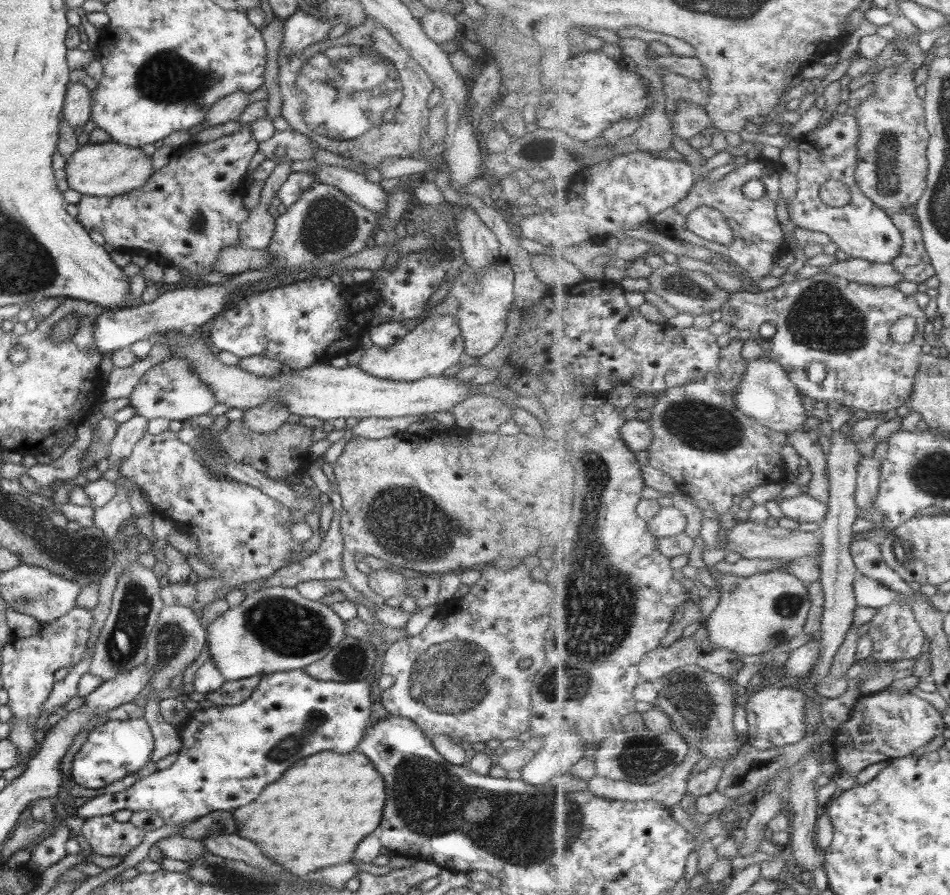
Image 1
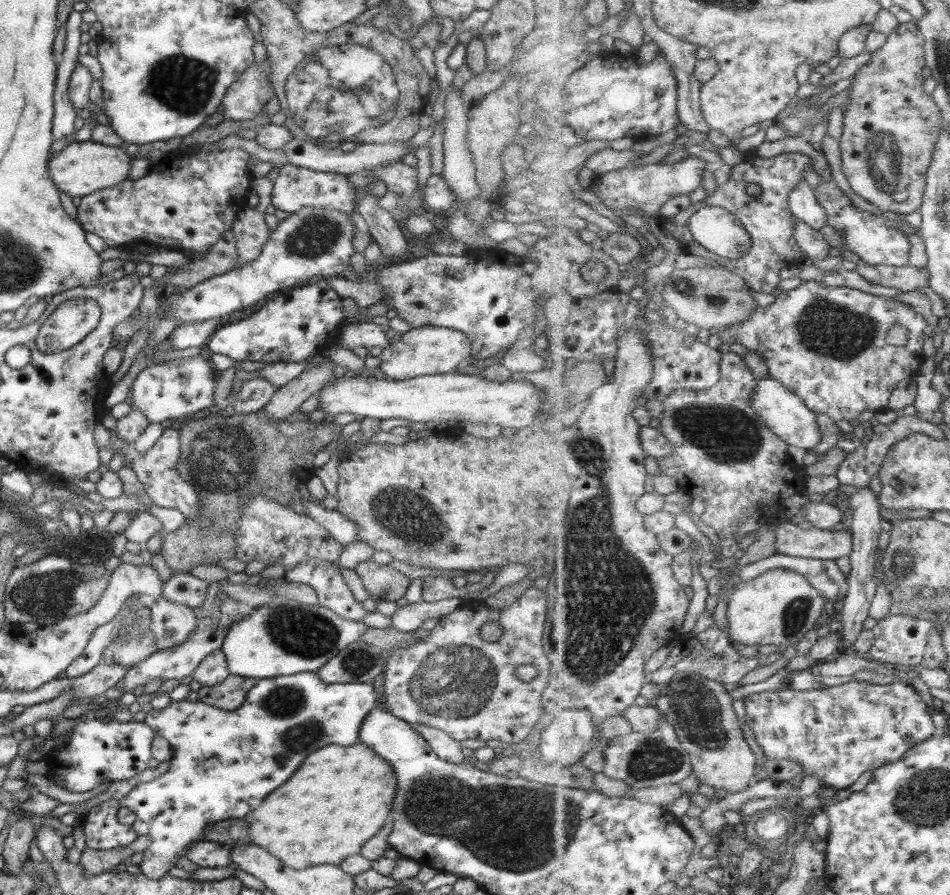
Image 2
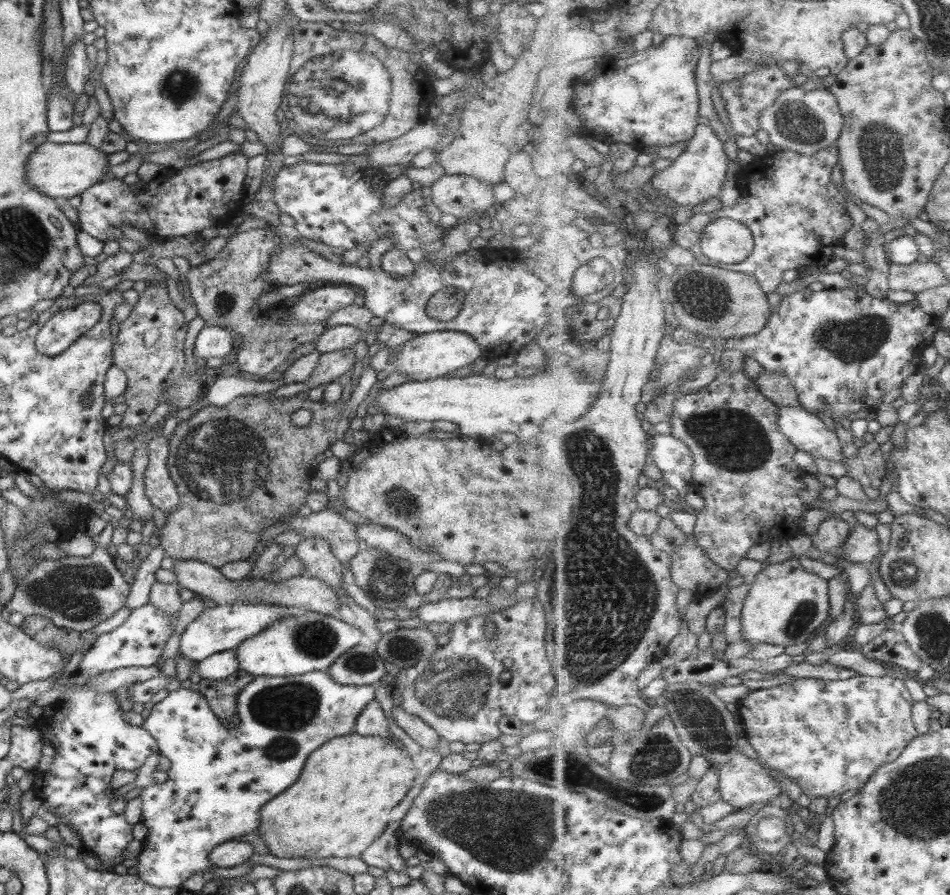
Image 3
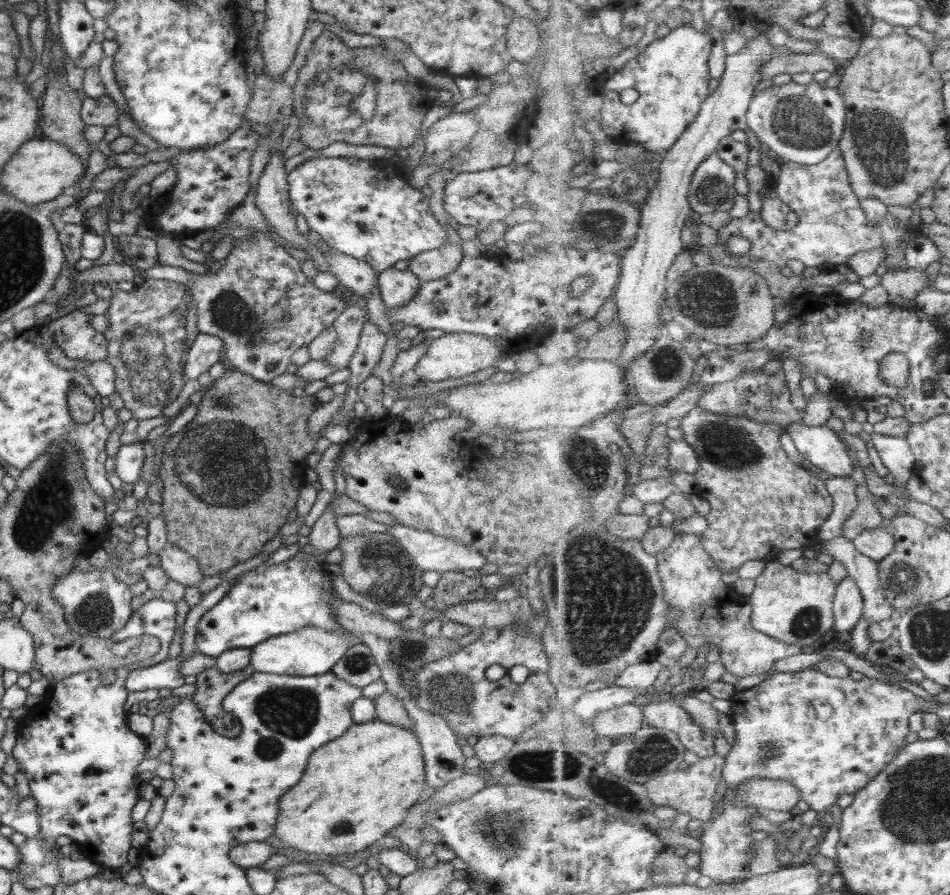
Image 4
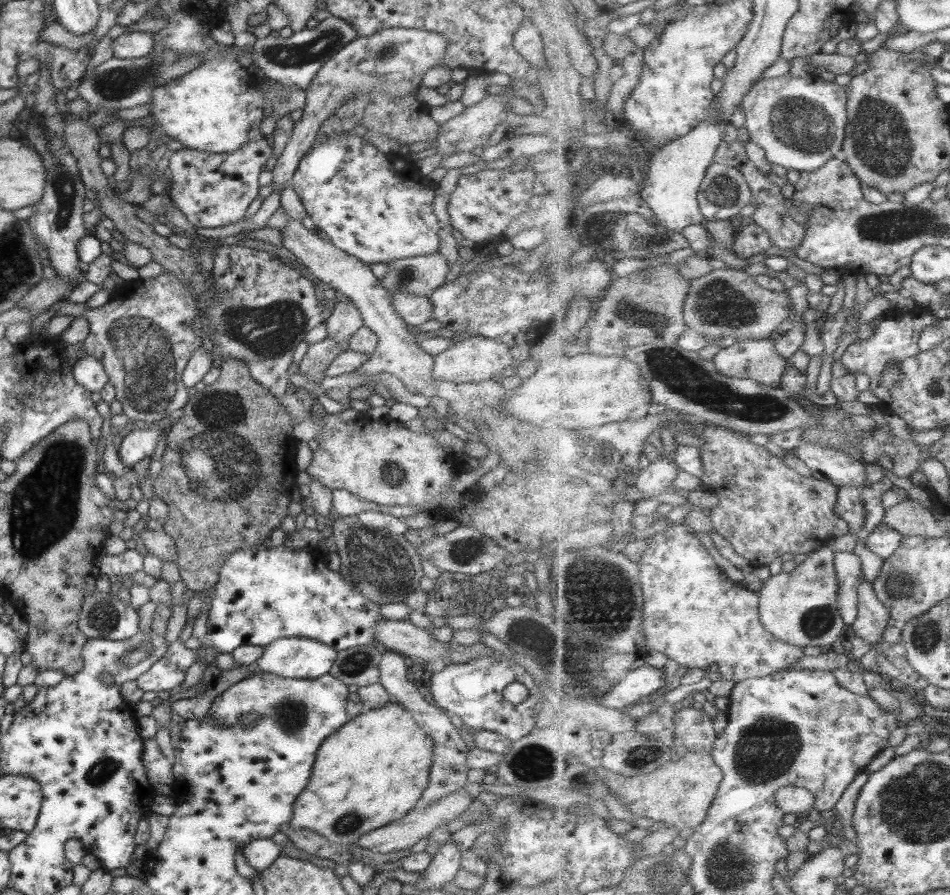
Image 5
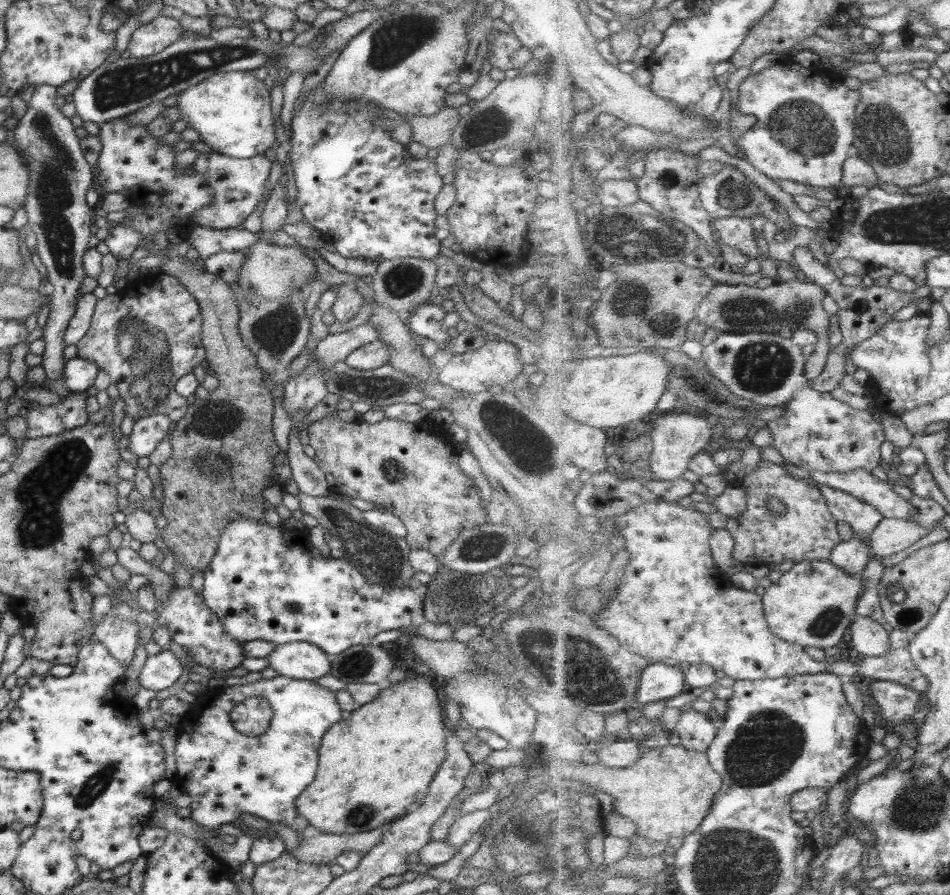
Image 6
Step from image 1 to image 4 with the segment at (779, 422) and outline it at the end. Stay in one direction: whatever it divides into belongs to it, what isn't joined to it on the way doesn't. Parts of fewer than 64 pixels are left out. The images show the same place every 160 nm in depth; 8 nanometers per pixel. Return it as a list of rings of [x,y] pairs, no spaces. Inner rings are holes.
[[[798,420],[785,429],[798,452],[813,469],[848,478],[854,471],[847,445],[826,425],[809,426]]]

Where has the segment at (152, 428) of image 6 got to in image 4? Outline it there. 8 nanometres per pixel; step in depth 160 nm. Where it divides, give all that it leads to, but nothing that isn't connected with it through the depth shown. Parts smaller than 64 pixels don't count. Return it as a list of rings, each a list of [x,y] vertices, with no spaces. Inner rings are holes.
[[[139,440],[120,445],[114,456],[114,472],[123,482],[132,484],[138,478],[144,462],[144,450]]]

